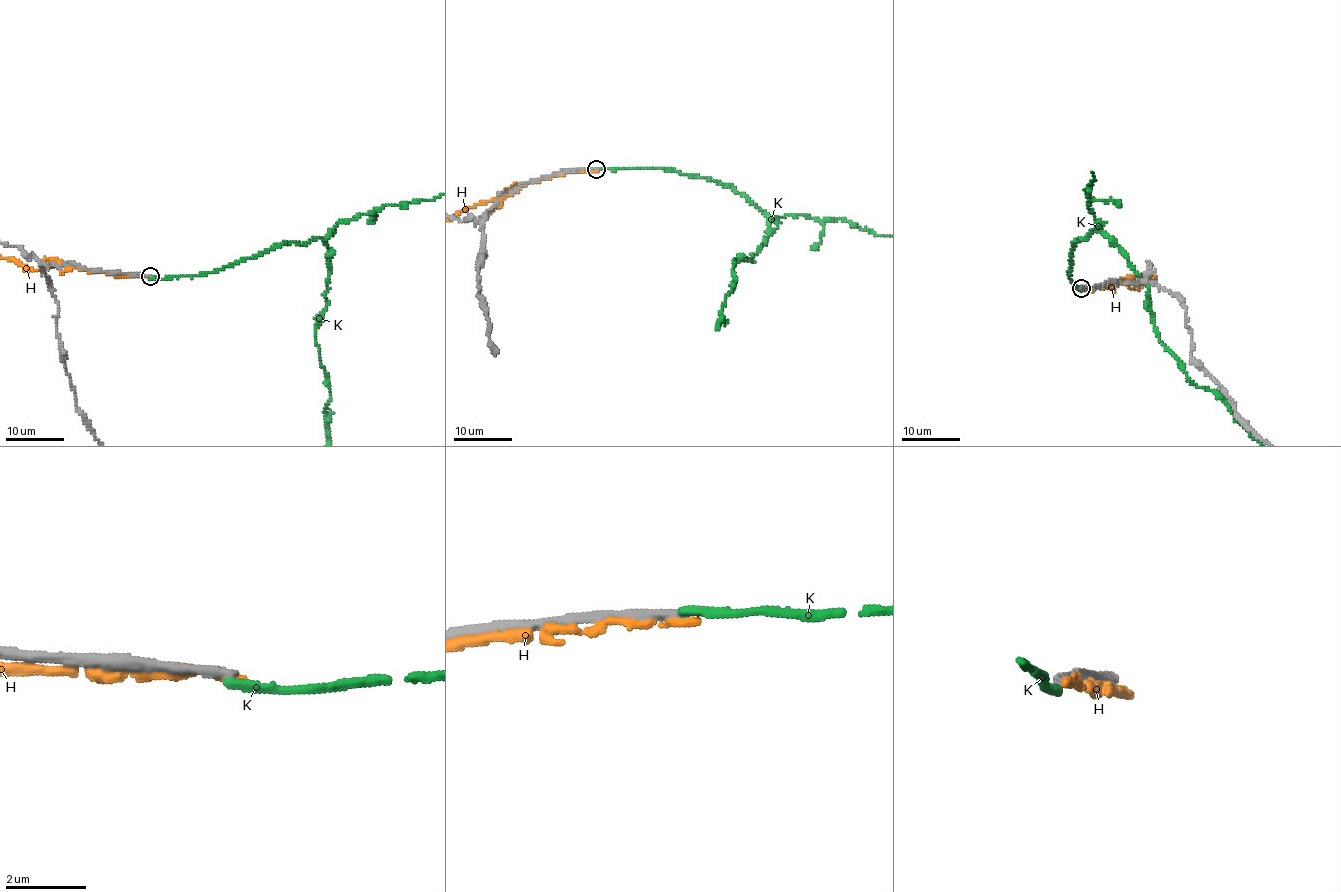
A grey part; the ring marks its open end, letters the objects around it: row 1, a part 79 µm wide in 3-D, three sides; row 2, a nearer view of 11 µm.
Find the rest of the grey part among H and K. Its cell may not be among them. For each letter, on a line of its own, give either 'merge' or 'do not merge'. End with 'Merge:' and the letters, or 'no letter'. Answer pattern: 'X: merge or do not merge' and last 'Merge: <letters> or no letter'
H: do not merge
K: do not merge
Merge: no letter

